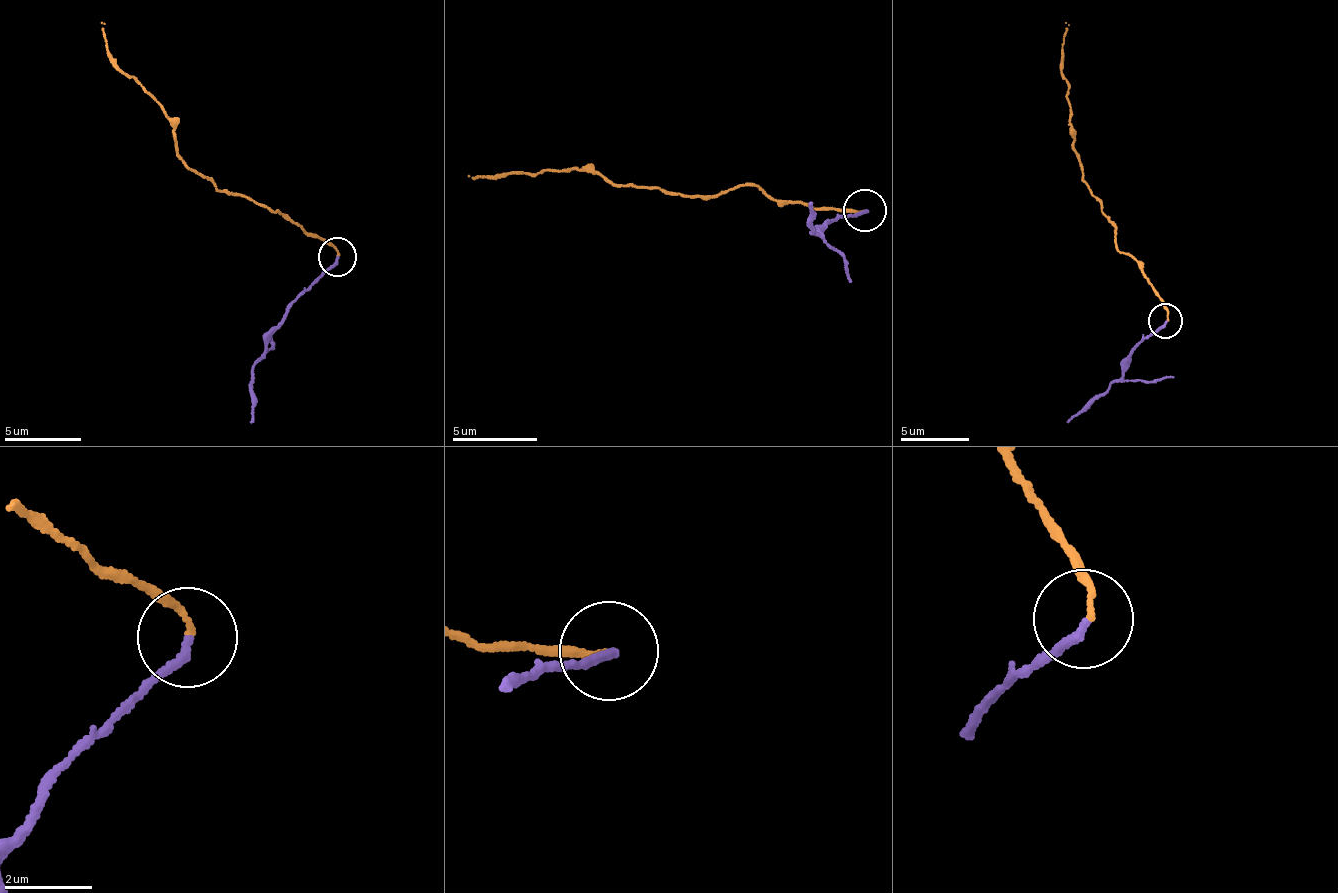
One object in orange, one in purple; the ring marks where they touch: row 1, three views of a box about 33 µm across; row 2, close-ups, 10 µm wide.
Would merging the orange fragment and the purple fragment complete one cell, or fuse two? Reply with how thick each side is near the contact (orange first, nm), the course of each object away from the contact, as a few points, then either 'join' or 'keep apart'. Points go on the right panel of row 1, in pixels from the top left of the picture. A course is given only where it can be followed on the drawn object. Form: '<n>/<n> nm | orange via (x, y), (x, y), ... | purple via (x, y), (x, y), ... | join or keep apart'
130/190 nm | orange via (1168, 321), (1166, 310), (1142, 266), (1120, 252), (1077, 162), (1062, 64), (1068, 24) | purple via (1165, 322), (1145, 336), (1122, 378), (1068, 423) | keep apart

